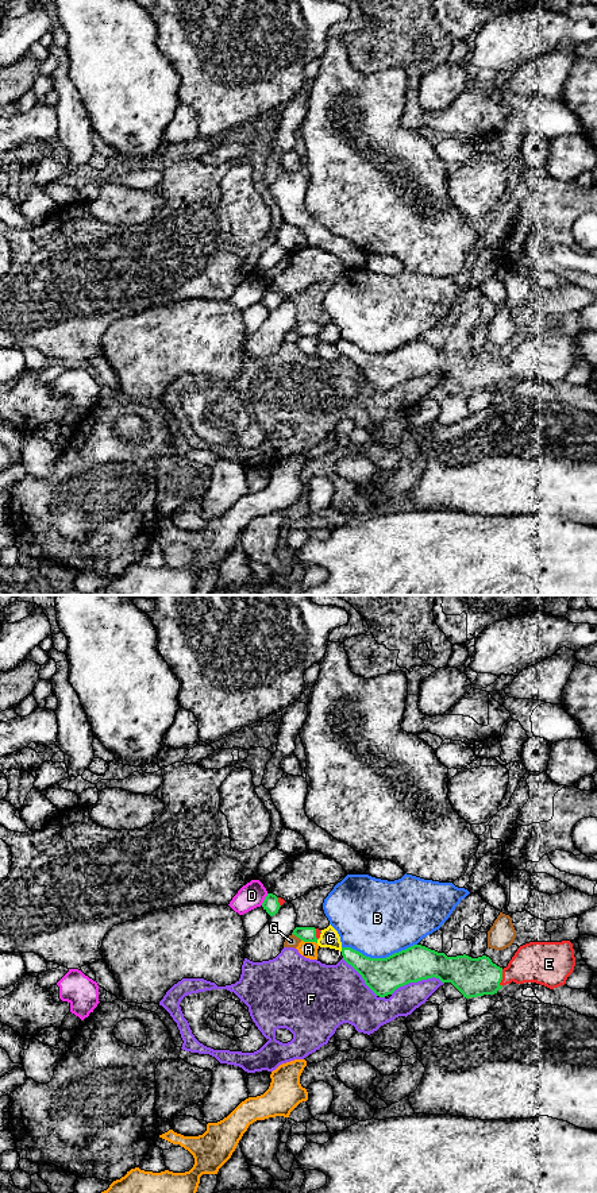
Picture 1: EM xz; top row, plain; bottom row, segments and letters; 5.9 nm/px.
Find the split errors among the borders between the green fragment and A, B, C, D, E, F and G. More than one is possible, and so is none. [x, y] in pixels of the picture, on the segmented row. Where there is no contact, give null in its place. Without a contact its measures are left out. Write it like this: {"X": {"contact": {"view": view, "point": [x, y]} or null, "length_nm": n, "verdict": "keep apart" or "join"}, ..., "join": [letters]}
{"A": {"contact": {"view": "xz", "point": [309, 941]}, "length_nm": 100, "verdict": "keep apart"}, "B": {"contact": {"view": "xz", "point": [378, 958]}, "length_nm": 440, "verdict": "keep apart"}, "C": {"contact": {"view": "xz", "point": [316, 941]}, "length_nm": 30, "verdict": "keep apart"}, "D": {"contact": {"view": "xz", "point": [265, 899]}, "length_nm": 80, "verdict": "keep apart"}, "E": {"contact": {"view": "xz", "point": [501, 977]}, "length_nm": 110, "verdict": "join"}, "F": {"contact": {"view": "xz", "point": [416, 981]}, "length_nm": 320, "verdict": "keep apart"}, "G": {"contact": {"view": "xz", "point": [297, 937]}, "length_nm": 80, "verdict": "keep apart"}, "join": ["E"]}

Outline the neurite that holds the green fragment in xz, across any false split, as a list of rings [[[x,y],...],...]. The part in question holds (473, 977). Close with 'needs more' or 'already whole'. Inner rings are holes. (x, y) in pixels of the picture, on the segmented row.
[[[570,941],[525,943],[504,969],[486,955],[447,957],[421,945],[413,945],[386,958],[370,958],[351,947],[342,947],[342,955],[380,997],[392,995],[409,982],[432,977],[443,984],[451,982],[466,999],[494,995],[512,981],[536,982],[554,989],[566,984],[575,966]]] | needs more

